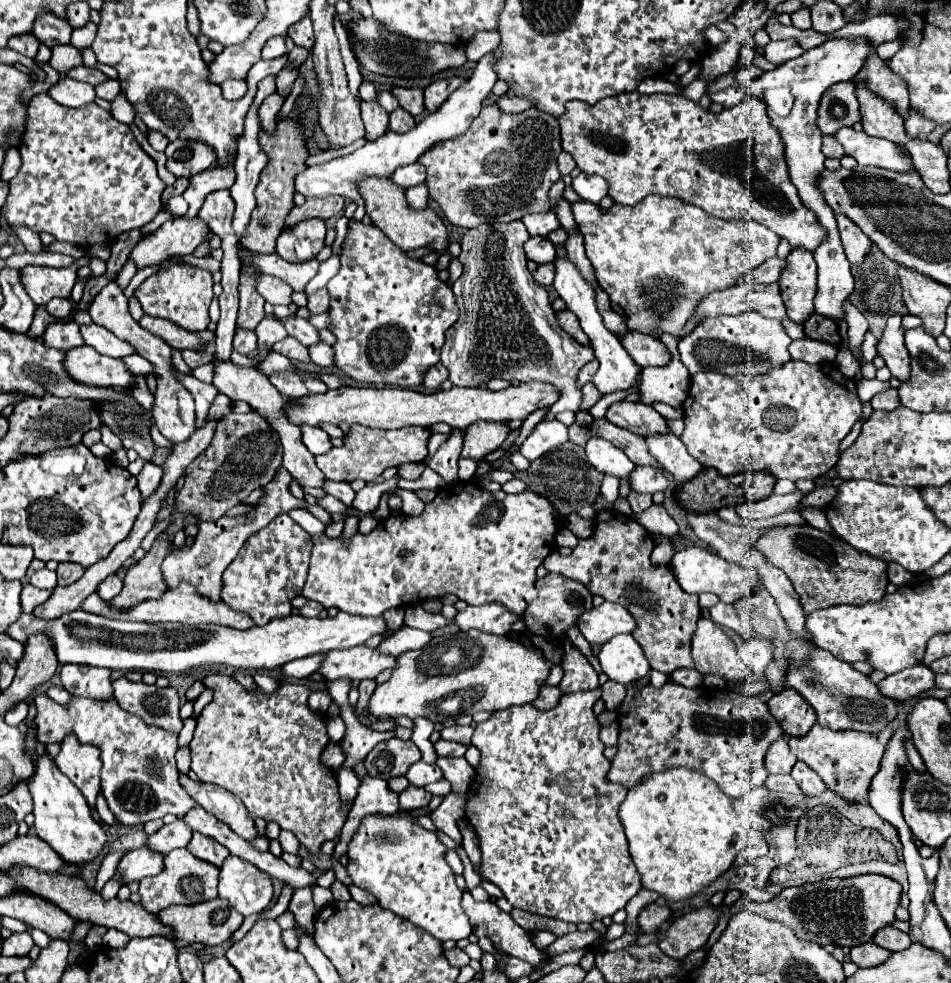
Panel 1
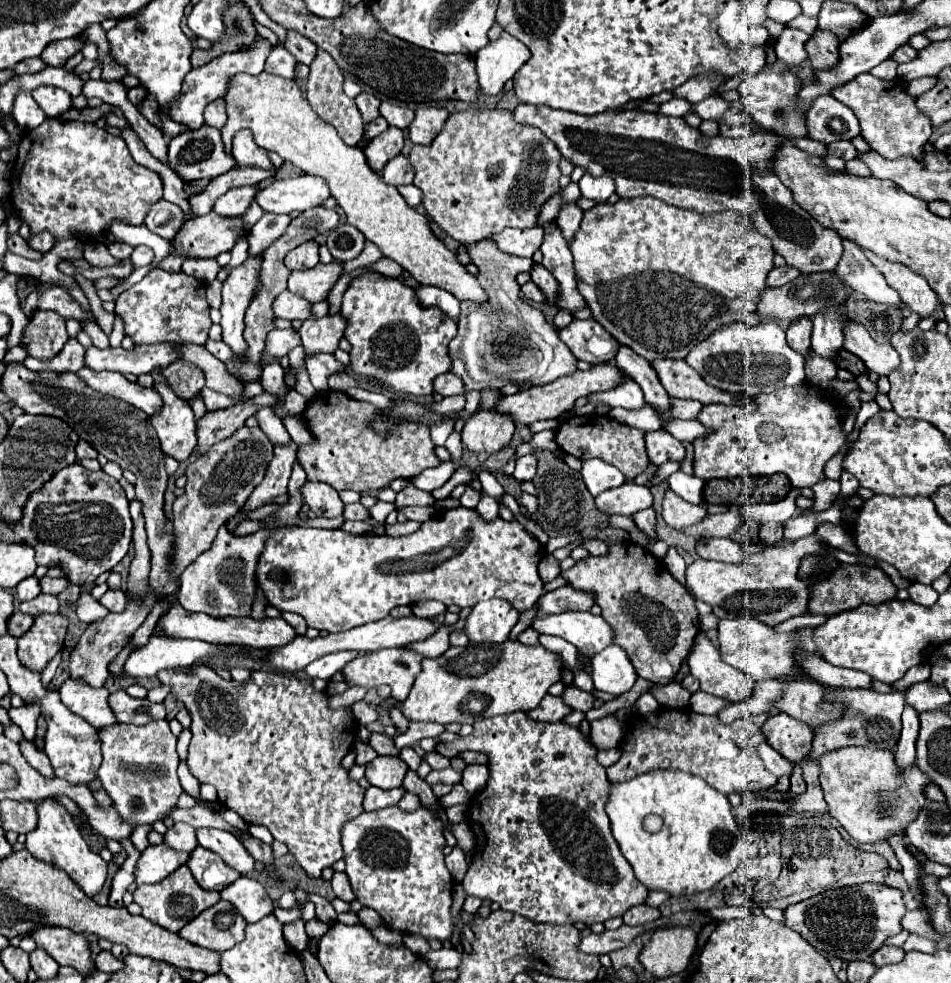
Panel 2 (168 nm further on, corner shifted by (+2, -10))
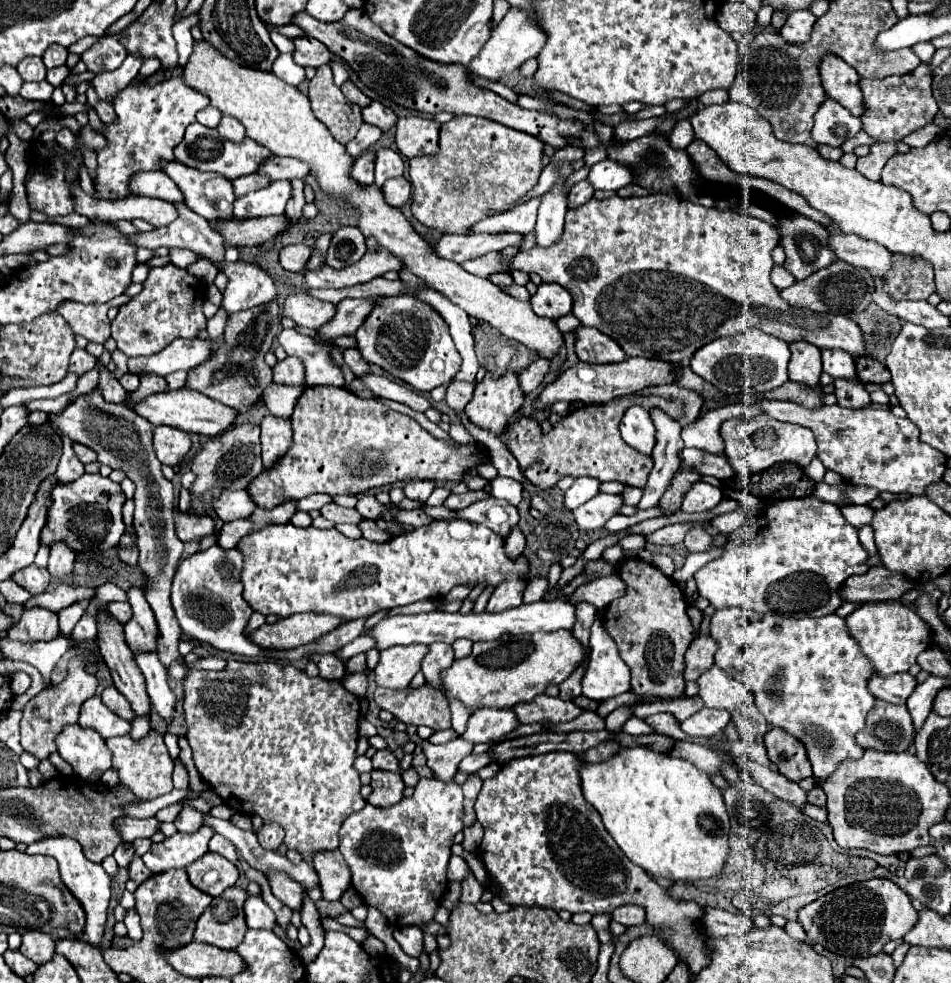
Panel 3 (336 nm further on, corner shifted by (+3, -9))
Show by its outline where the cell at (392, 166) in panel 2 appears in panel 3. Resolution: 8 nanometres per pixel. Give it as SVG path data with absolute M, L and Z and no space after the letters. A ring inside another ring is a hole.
M378 149L376 151L376 185L384 185L390 177L404 175L404 161L394 149Z

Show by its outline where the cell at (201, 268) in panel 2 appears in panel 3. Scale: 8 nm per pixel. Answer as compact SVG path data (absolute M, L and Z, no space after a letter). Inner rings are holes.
M202 259L194 261L192 265L188 265L186 271L188 271L190 275L194 275L194 277L206 281L206 283L212 283L214 277L216 277L216 273L218 273L218 269L216 269L210 261L202 261Z

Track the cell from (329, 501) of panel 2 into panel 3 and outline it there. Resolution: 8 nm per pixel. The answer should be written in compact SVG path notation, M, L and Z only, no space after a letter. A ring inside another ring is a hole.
M328 503L320 509L320 515L334 521L334 523L360 523L360 513L356 509L340 507L338 503Z

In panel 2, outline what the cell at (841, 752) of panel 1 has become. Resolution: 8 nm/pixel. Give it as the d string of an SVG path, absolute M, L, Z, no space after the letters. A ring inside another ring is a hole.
M839 748L823 754L817 762L821 764L821 788L827 812L859 844L887 842L893 834L905 834L915 814L927 804L923 788L931 780L917 766L899 768L891 750Z

